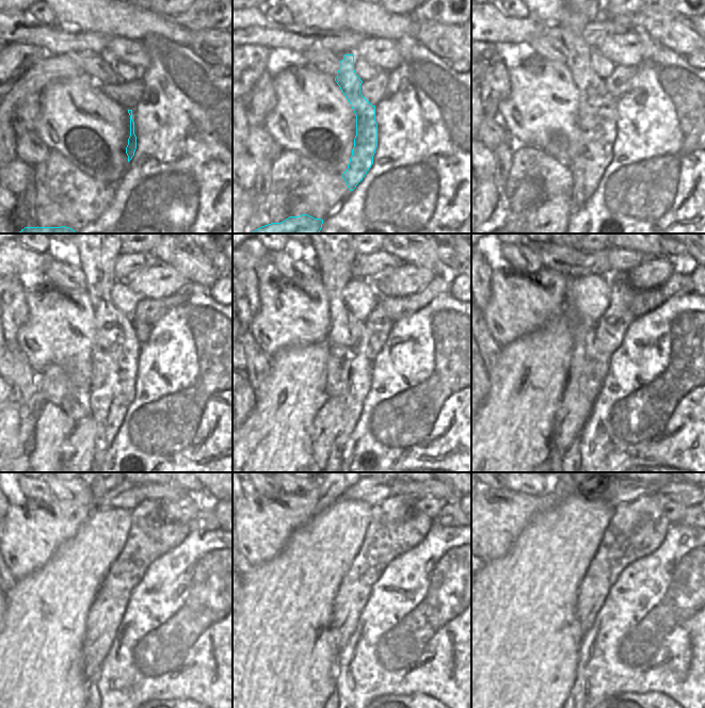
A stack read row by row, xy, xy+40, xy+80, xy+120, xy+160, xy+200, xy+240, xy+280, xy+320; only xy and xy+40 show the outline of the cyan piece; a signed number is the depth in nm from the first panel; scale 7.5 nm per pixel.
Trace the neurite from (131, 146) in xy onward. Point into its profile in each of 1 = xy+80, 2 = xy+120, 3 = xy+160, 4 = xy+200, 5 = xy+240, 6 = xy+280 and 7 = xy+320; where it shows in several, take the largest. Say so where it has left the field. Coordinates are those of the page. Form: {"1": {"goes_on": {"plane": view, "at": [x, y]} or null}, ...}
{"1": {"goes_on": {"plane": "xy+80", "at": [596, 108]}}, "2": {"goes_on": {"plane": "xy+120", "at": [117, 342]}}, "3": {"goes_on": {"plane": "xy+160", "at": [354, 343]}}, "4": {"goes_on": {"plane": "xy+200", "at": [594, 344]}}, "5": {"goes_on": {"plane": "xy+240", "at": [150, 535]}}, "6": {"goes_on": {"plane": "xy+280", "at": [396, 527]}}, "7": {"goes_on": {"plane": "xy+320", "at": [637, 527]}}}

